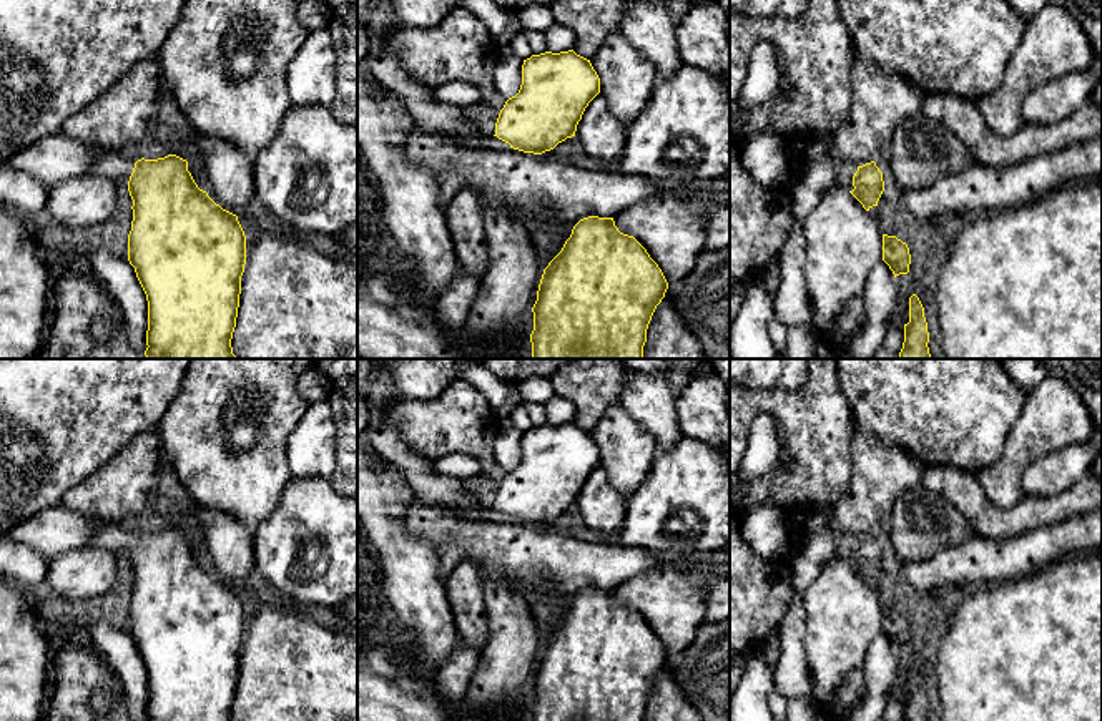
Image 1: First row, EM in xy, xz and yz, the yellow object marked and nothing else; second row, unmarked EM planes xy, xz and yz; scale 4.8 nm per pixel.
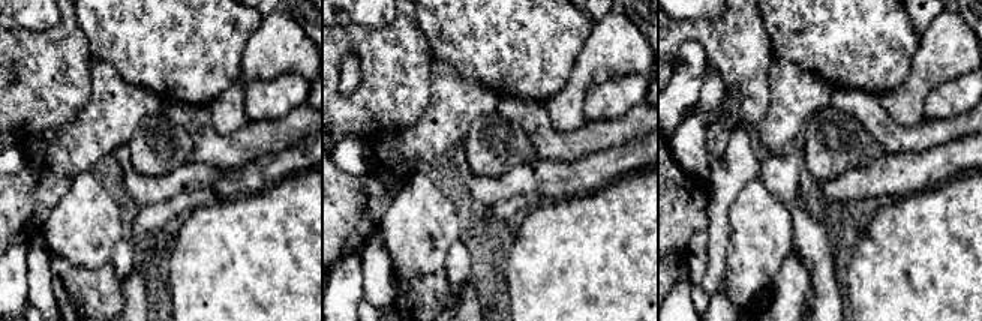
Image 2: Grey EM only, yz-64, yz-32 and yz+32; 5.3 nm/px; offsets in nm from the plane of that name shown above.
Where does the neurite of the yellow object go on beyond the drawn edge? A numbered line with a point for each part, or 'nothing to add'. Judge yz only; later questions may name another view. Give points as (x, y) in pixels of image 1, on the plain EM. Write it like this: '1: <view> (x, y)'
1: yz (883, 537)

